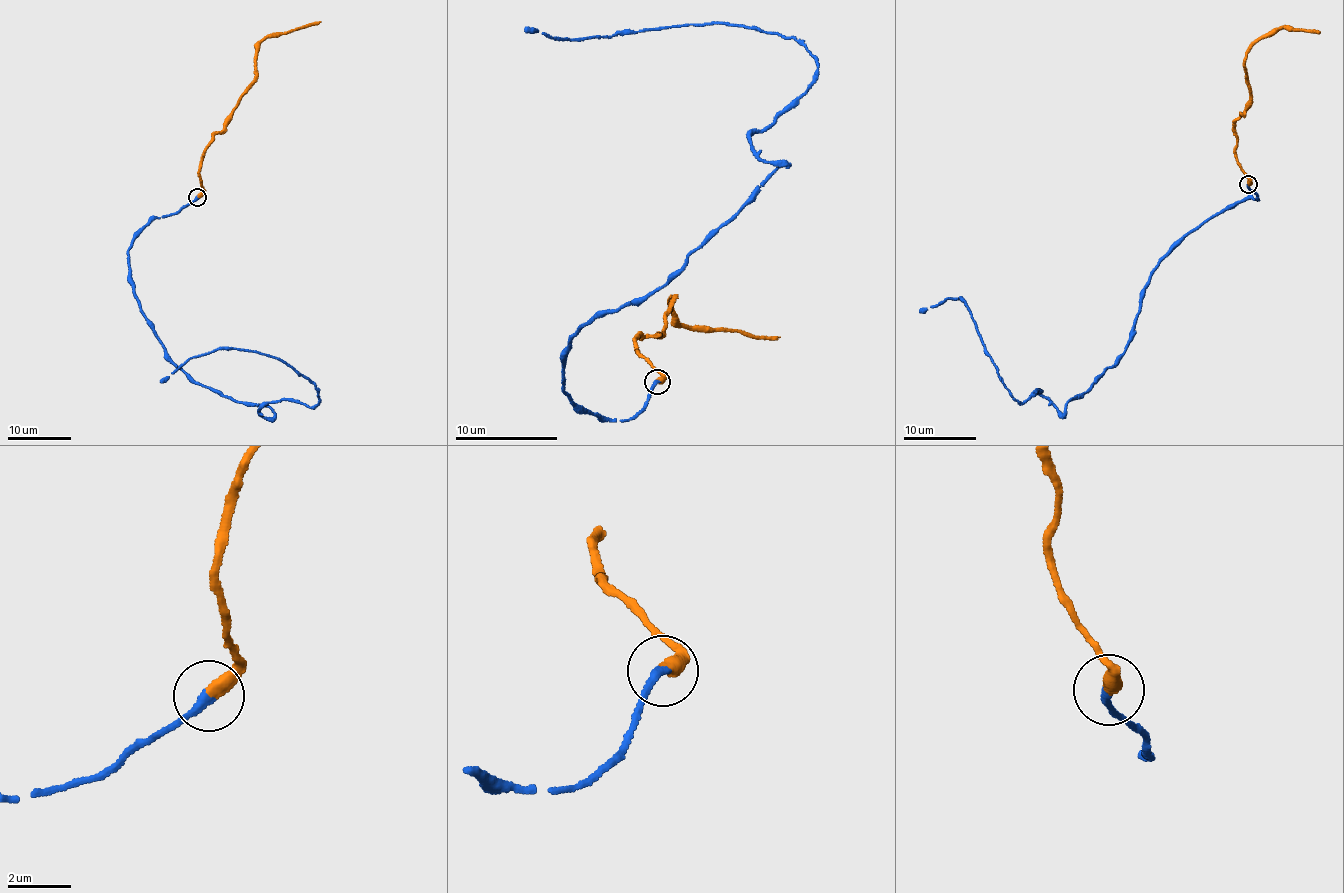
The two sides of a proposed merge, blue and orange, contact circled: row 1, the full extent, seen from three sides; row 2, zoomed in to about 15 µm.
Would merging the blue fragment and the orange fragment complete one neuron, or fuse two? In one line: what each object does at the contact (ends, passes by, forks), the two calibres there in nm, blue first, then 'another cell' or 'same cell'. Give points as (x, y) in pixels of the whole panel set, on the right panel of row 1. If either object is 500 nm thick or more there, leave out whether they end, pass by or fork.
blue ends there; orange ends there; 280 nm thick on the blue side, 440 nm on the other; same cell

